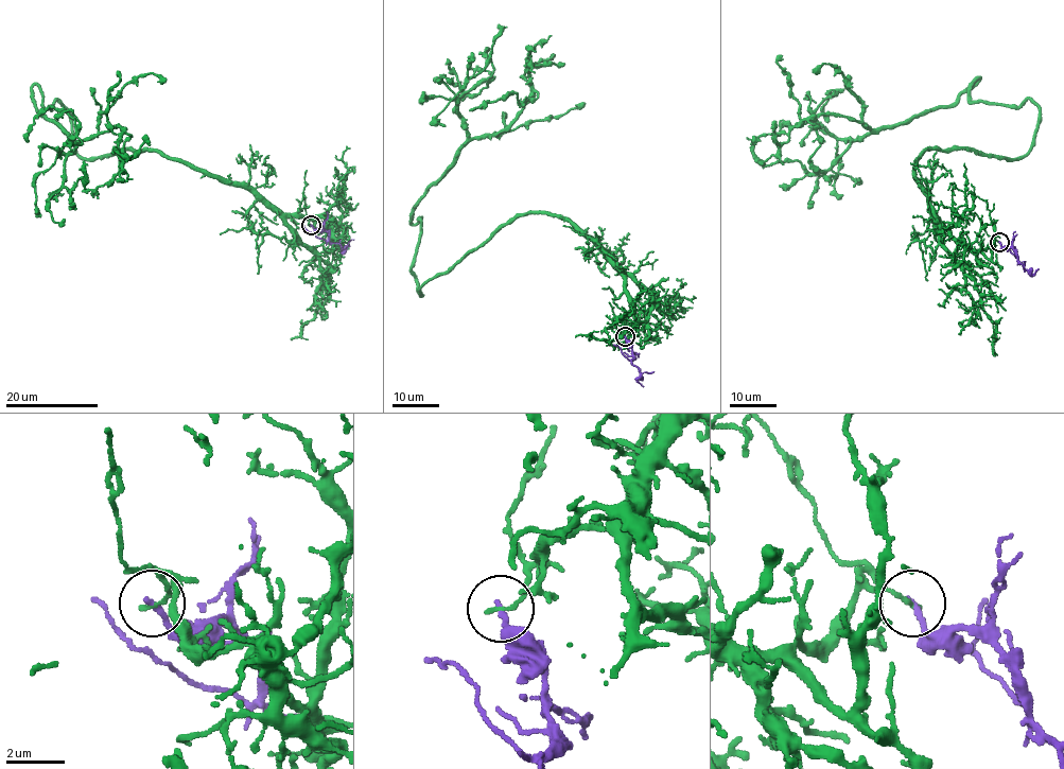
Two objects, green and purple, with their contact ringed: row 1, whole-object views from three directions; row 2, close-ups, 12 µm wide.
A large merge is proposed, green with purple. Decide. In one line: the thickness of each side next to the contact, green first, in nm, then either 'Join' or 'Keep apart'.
Thickness 160 nm (green) against 190 nm. Keep apart

